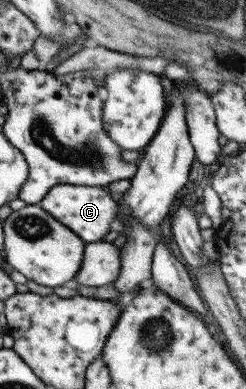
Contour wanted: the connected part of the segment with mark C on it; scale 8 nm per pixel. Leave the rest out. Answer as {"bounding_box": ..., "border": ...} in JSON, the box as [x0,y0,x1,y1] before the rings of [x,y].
{"bounding_box":[38,184,116,244],"border":[[[57,184],[38,203],[41,209],[51,213],[59,223],[69,227],[84,244],[103,241],[116,216],[116,201],[104,187],[79,184]]]}

